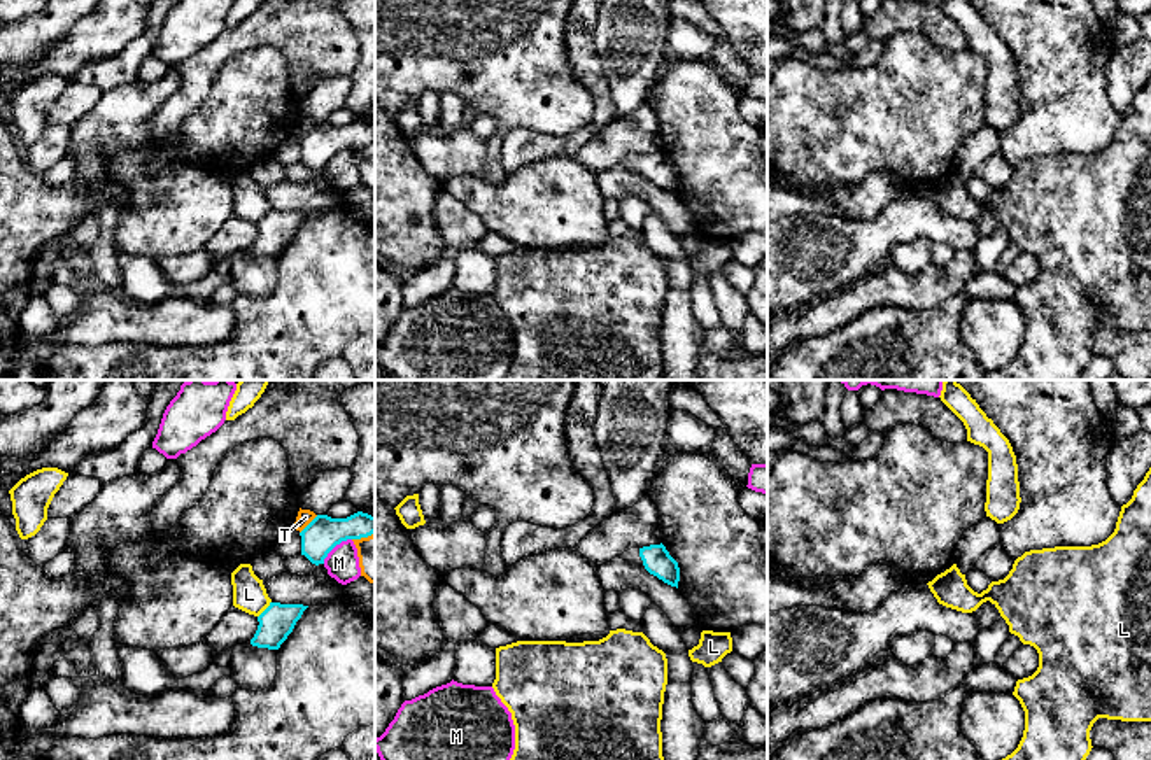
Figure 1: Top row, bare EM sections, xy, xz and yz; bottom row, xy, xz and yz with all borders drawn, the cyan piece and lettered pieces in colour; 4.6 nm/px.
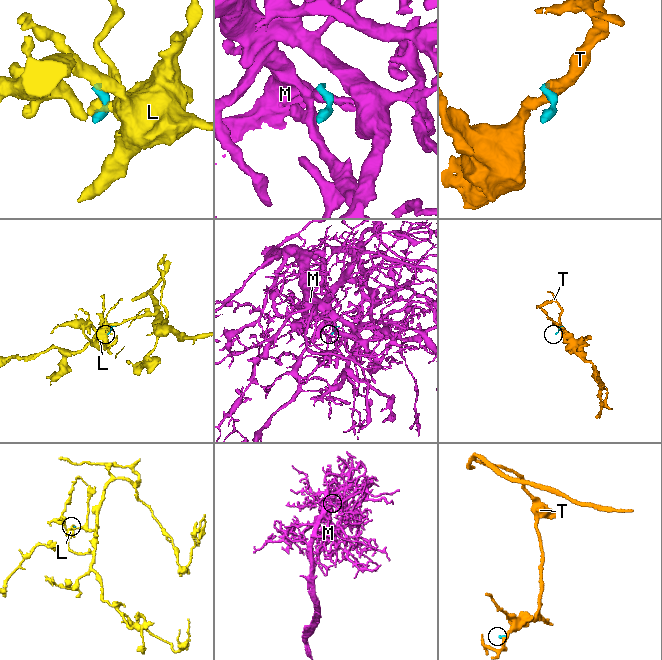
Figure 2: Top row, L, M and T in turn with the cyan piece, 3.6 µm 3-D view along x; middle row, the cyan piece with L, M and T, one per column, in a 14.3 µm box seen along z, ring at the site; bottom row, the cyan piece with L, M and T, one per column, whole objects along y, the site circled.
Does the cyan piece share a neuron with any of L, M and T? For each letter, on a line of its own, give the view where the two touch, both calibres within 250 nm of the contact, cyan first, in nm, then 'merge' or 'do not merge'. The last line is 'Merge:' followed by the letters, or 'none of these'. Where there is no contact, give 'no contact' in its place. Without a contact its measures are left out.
L: contact in xy; calibres 160 and 160 nm; do not merge
M: contact in xy; calibres 160 and 160 nm; do not merge
T: contact in xy; calibres 160 and 70 nm; do not merge
Merge: none of these

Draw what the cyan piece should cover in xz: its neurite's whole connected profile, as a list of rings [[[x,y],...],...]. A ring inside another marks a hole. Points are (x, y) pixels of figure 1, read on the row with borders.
[[[662,543],[643,548],[631,548],[618,557],[643,566],[650,574],[678,588],[680,581],[678,562],[669,555]]]

